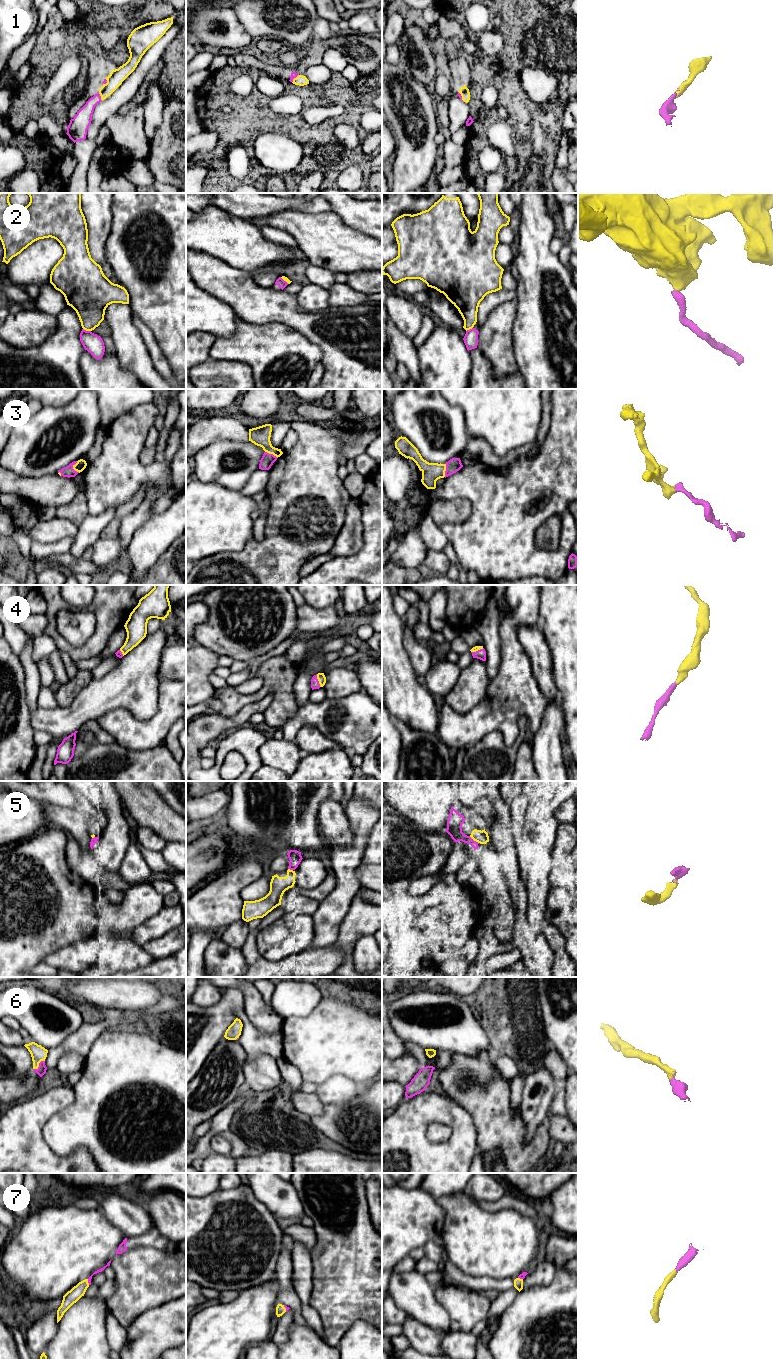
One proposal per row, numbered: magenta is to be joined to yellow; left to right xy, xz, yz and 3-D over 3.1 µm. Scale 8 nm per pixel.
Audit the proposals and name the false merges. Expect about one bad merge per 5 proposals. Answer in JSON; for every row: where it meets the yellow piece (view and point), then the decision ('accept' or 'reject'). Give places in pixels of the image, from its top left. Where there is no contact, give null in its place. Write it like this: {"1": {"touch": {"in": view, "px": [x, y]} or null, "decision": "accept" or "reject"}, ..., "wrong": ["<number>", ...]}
{"1": {"touch": {"in": "xy", "px": [100, 95]}, "decision": "accept"}, "2": {"touch": {"in": "xy", "px": [87, 330]}, "decision": "reject"}, "3": {"touch": {"in": "xy", "px": [73, 468]}, "decision": "accept"}, "4": {"touch": {"in": "xz", "px": [318, 680]}, "decision": "accept"}, "5": {"touch": {"in": "yz", "px": [474, 840]}, "decision": "reject"}, "6": {"touch": {"in": "xy", "px": [38, 1065]}, "decision": "accept"}, "7": {"touch": {"in": "xy", "px": [87, 1282]}, "decision": "accept"}, "wrong": ["2", "5"]}

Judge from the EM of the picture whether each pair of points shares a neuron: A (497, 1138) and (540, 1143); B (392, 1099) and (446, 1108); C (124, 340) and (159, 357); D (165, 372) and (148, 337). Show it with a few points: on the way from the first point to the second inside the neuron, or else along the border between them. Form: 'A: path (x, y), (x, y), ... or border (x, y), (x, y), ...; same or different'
A: path (508, 1142), (516, 1150), (529, 1150); same
B: border (406, 1098), (392, 1111); different
C: border (138, 331), (148, 351), (153, 367), (159, 373); different
D: path (160, 363), (152, 346); same

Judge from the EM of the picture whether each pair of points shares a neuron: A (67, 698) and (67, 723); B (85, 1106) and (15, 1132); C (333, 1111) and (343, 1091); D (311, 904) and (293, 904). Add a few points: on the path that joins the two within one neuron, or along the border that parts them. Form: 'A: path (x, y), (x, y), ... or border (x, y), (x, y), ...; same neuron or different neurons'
A: border (82, 689), (68, 706), (59, 706); different neurons
B: border (68, 1106), (55, 1113), (43, 1127), (46, 1143); different neurons
C: border (357, 1094), (345, 1106), (334, 1103), (325, 1104); different neurons
D: path (307, 904), (297, 904); same neuron

